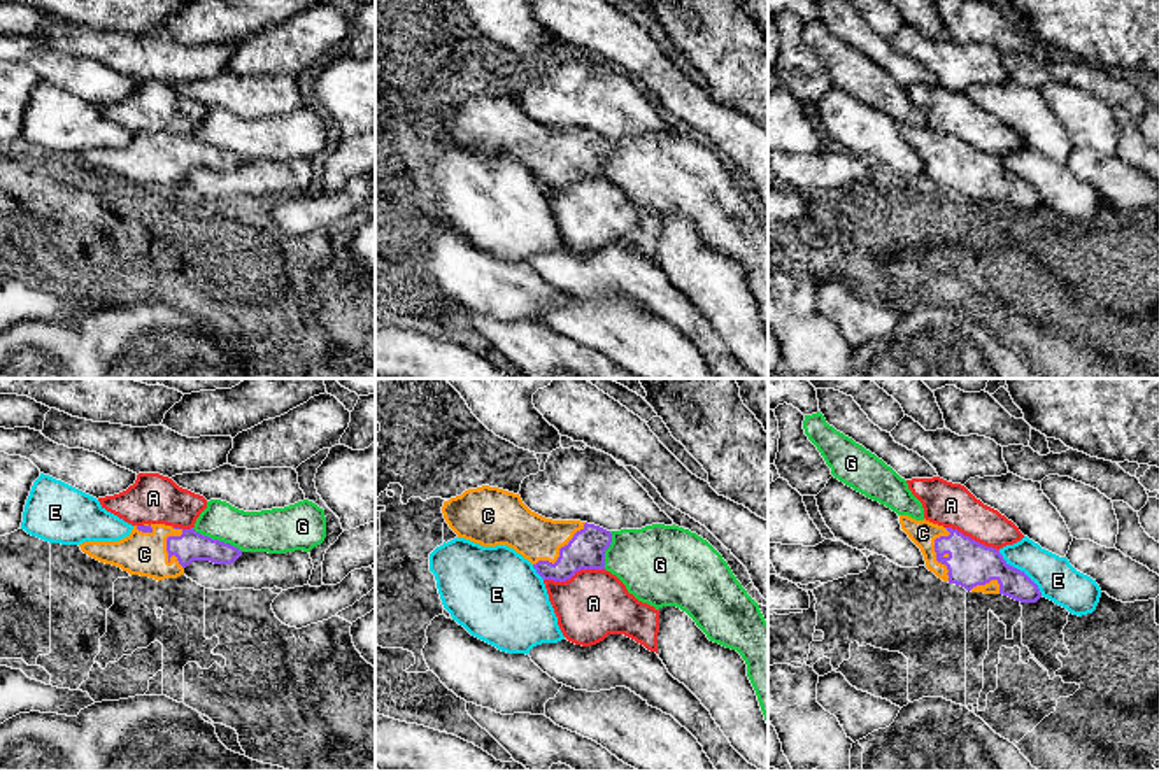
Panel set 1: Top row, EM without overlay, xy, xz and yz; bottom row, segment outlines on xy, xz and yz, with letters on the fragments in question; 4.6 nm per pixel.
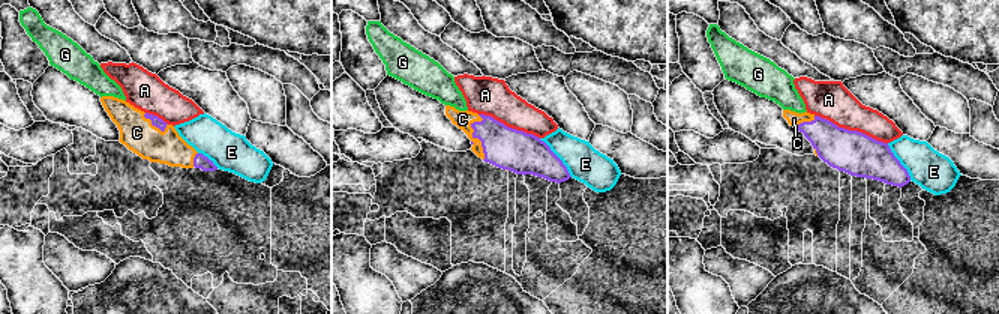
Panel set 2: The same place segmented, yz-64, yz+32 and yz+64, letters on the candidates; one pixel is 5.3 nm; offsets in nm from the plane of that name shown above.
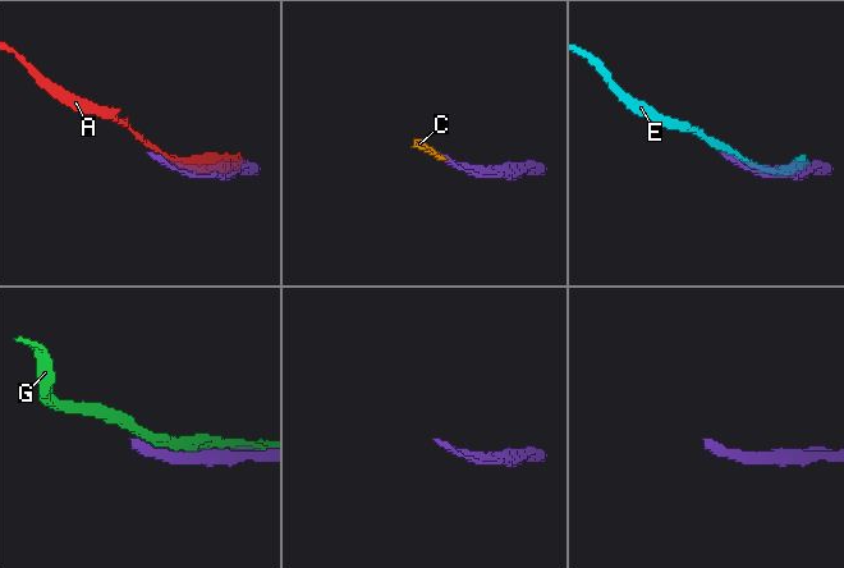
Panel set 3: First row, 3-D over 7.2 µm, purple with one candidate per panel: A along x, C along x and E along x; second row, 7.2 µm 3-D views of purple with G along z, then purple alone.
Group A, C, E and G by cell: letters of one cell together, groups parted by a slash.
A / C / E / G

